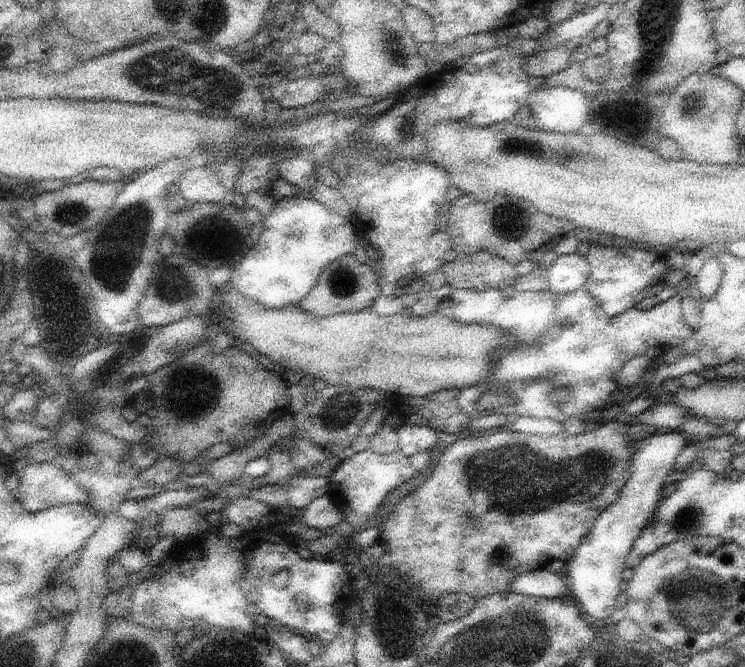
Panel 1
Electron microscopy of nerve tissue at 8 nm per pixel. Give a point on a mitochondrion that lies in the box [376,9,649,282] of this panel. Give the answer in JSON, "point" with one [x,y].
{"point":[509,219]}

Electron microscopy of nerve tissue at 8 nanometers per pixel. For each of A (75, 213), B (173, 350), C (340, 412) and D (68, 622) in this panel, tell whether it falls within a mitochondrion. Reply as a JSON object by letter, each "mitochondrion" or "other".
{"A":"mitochondrion","B":"mitochondrion","C":"mitochondrion","D":"other"}

